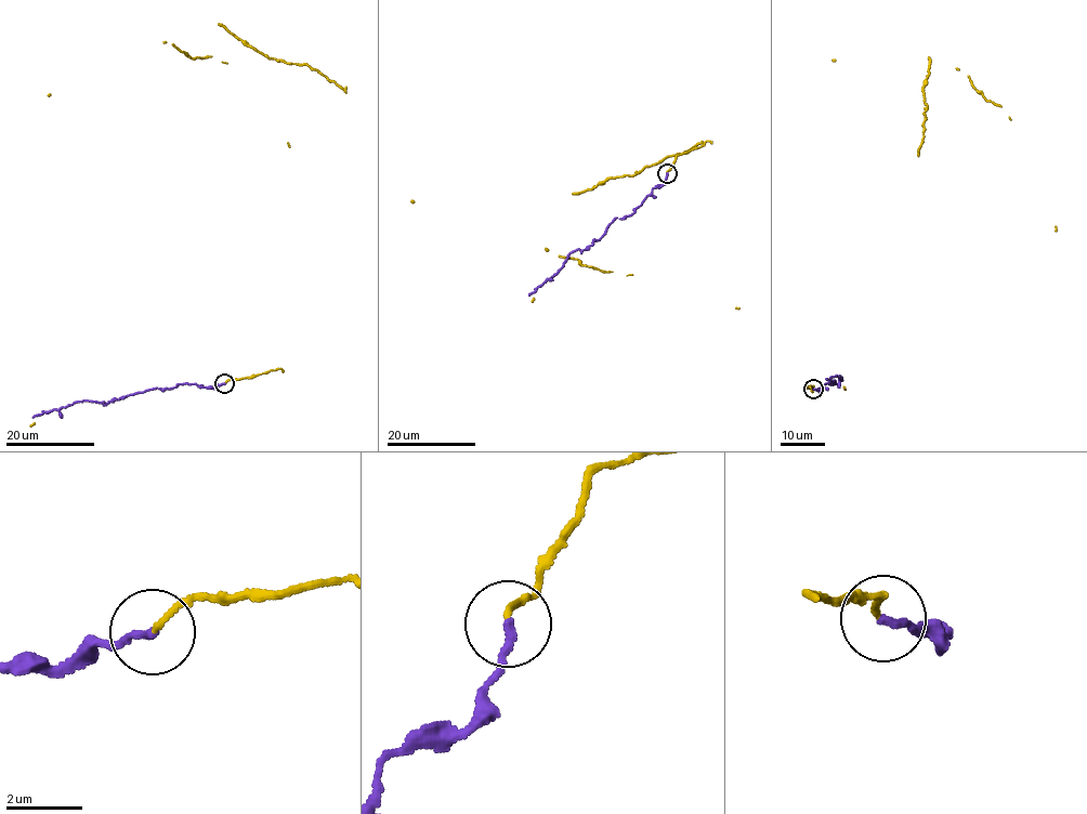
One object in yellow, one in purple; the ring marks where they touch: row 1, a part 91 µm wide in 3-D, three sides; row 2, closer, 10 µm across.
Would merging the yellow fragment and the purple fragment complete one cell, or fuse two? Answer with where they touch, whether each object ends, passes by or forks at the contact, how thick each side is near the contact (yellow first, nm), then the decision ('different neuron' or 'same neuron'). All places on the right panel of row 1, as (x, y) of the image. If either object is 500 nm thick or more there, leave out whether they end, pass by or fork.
place (813, 389); yellow ends; purple ends; calibres 140 and 220 nm; same neuron

